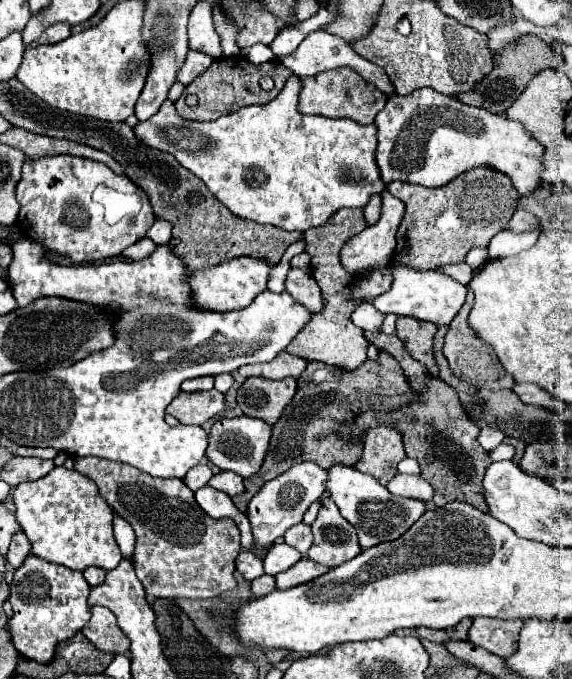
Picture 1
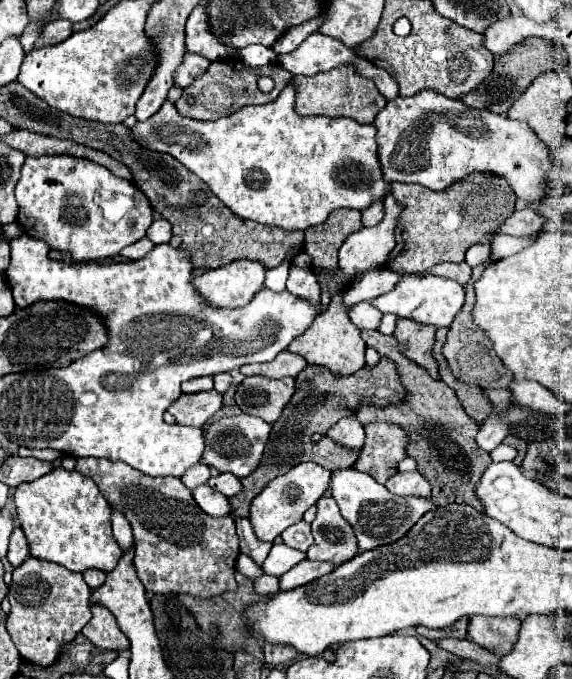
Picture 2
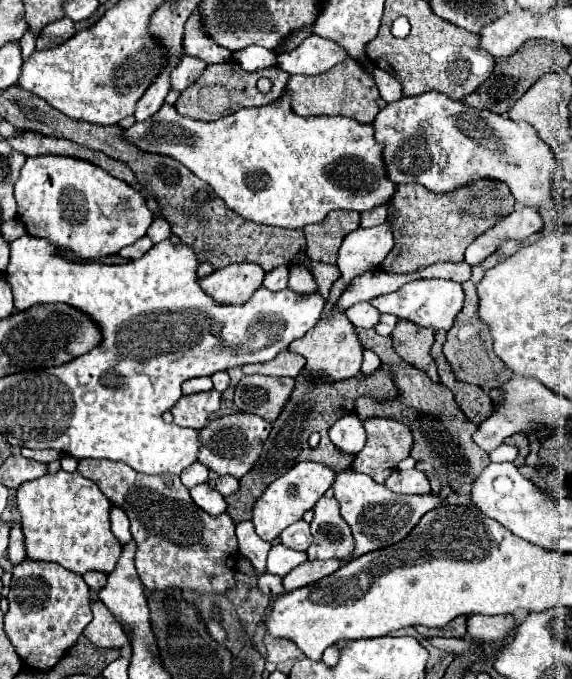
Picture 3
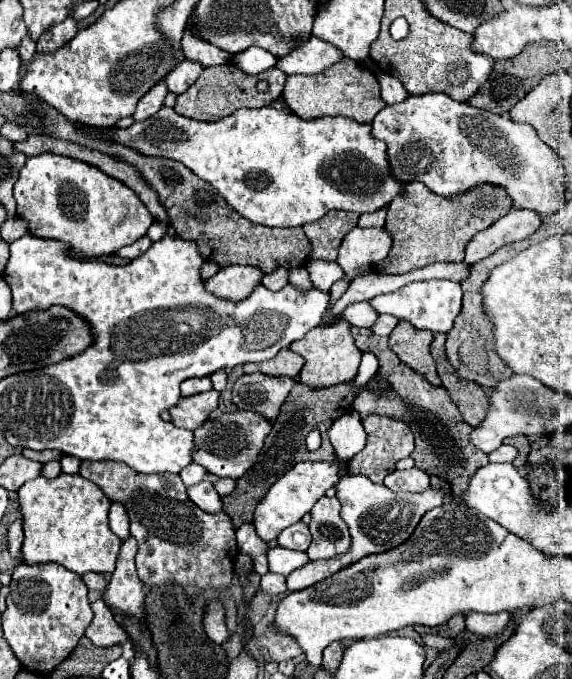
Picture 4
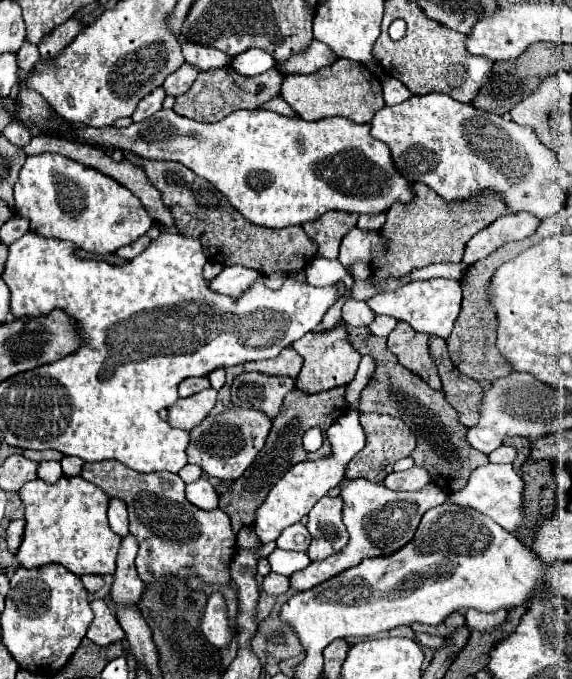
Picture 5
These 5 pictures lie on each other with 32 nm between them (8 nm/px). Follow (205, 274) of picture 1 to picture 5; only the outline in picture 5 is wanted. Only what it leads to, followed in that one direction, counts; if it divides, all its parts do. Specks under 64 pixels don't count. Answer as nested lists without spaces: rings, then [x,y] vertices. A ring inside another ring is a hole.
[[[226,266],[226,268],[210,282],[210,288],[216,290],[216,292],[220,292],[220,294],[238,298],[258,276],[260,276],[260,272],[256,272],[256,270],[252,270],[252,268]]]

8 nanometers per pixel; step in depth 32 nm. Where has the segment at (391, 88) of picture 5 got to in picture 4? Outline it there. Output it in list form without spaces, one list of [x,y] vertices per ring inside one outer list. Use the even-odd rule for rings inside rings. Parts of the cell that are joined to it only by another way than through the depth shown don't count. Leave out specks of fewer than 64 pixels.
[[[376,72],[376,78],[382,86],[382,100],[386,104],[398,104],[402,100],[406,100],[410,94],[406,92],[406,88],[402,86],[400,80],[396,80],[394,76],[386,74],[386,72]]]

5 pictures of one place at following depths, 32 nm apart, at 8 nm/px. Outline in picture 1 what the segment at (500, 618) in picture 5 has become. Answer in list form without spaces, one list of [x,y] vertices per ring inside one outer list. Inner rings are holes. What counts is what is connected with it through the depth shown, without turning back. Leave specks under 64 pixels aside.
[[[474,618],[468,630],[470,642],[488,652],[494,652],[502,658],[514,654],[518,644],[518,632],[522,628],[522,620],[496,620],[496,618]]]

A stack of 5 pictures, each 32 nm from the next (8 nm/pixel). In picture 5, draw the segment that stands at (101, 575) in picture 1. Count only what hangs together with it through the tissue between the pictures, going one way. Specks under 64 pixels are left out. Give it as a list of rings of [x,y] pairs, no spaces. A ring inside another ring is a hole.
[[[82,576],[82,584],[90,594],[96,594],[104,586],[104,580],[100,576]]]

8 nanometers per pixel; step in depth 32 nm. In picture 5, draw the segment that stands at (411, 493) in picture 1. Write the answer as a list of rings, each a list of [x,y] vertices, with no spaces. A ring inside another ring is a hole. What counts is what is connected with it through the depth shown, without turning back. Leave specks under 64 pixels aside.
[[[412,466],[406,472],[392,472],[386,478],[386,486],[390,490],[420,490],[428,482],[430,482],[428,470],[420,468],[420,466]]]

